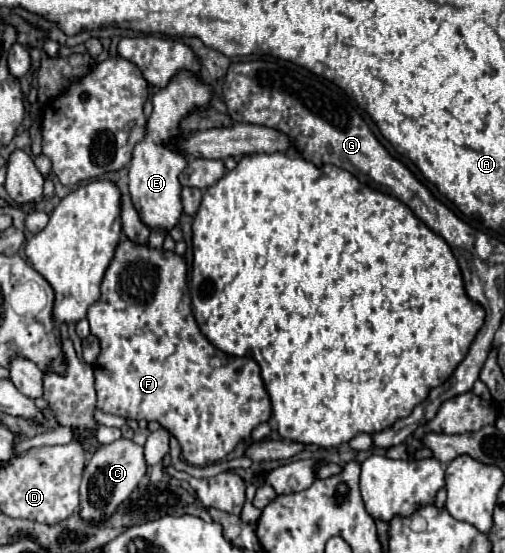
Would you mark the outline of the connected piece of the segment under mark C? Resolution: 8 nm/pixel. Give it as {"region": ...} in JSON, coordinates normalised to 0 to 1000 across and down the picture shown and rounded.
{"region":[[[236,792],[224,803],[196,807],[192,817],[172,832],[160,882],[156,882],[156,933],[164,944],[208,944],[208,937],[220,937],[224,926],[255,893],[271,882],[275,868],[287,861],[291,839],[283,828],[283,810],[271,807],[263,796]]]}

